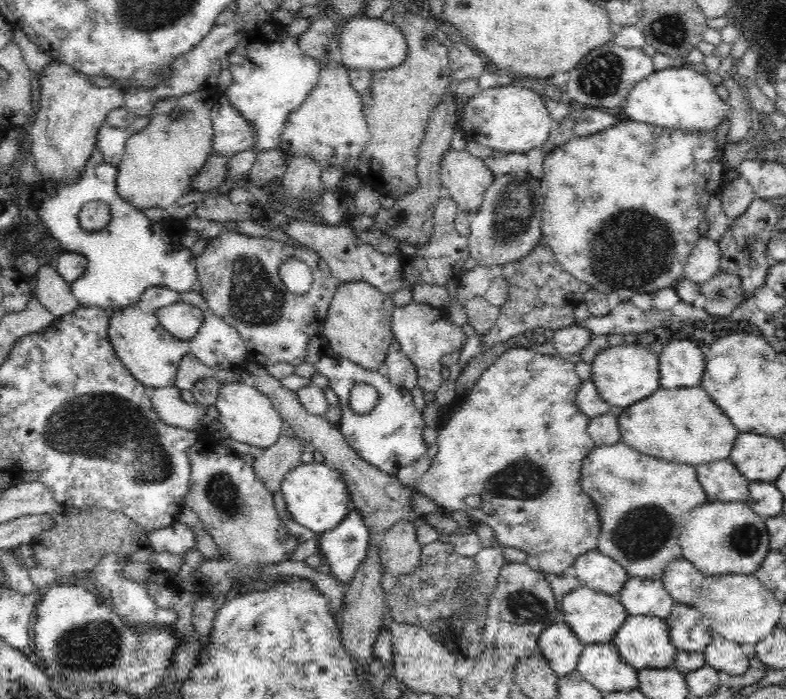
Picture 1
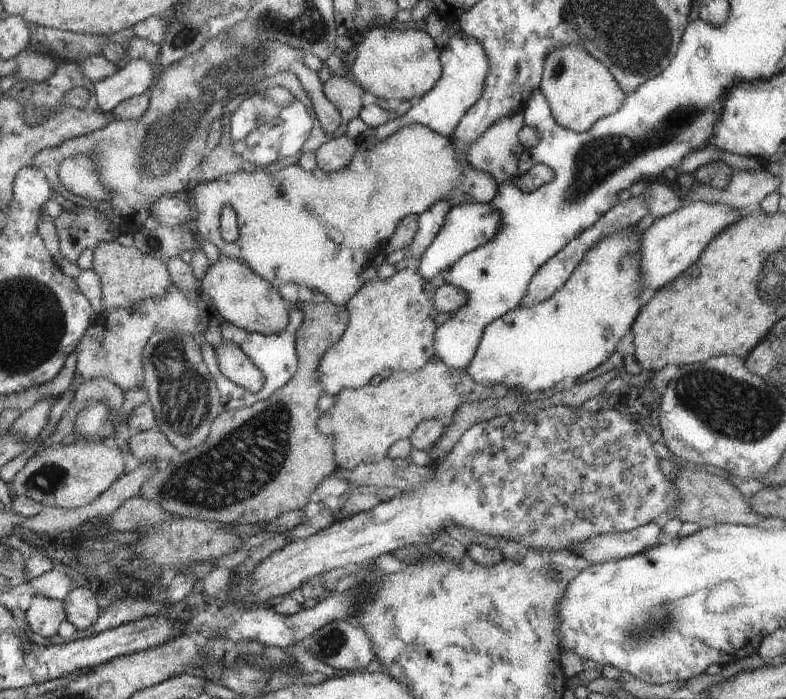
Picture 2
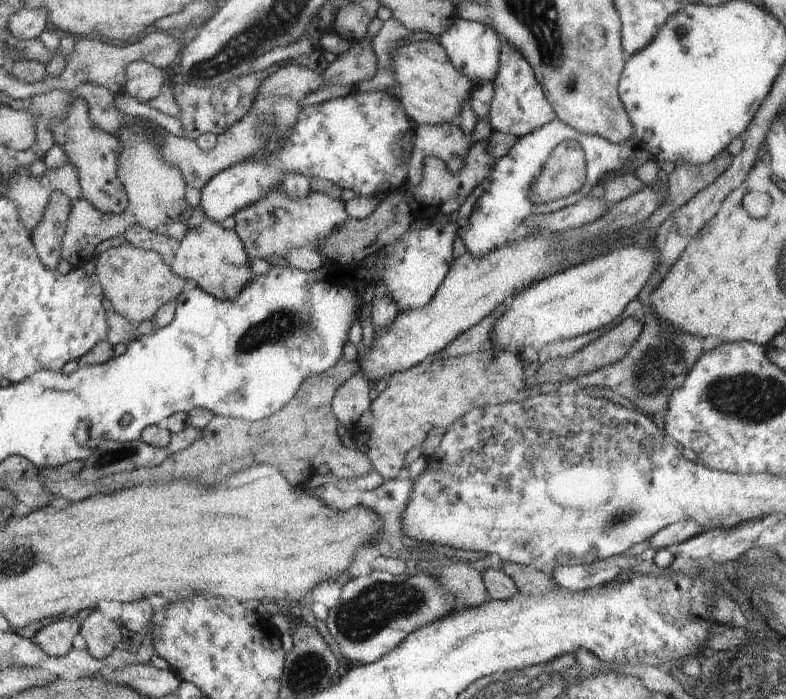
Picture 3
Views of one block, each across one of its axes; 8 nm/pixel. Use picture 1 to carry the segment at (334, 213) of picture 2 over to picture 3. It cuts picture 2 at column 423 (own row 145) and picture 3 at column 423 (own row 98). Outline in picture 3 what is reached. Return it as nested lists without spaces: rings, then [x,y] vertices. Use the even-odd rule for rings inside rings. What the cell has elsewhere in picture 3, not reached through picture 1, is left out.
[[[491,136],[475,142],[469,152],[465,154],[464,166],[455,173],[451,173],[444,160],[436,157],[426,157],[423,162],[423,177],[421,183],[410,192],[405,193],[414,220],[433,220],[441,214],[453,216],[457,214],[459,206],[466,200],[472,190],[482,184],[492,172],[497,163],[495,158],[489,153],[489,141]]]

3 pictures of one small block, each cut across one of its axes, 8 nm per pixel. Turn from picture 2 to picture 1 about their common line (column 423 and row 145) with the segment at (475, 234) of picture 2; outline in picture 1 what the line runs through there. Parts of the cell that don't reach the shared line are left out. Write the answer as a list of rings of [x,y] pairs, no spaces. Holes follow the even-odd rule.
[[[262,25],[246,32],[228,58],[233,81],[226,90],[226,96],[235,111],[255,127],[256,142],[252,149],[256,154],[277,148],[290,113],[308,98],[320,78],[321,66],[315,63],[314,57],[303,55],[298,36],[288,36],[279,30],[282,26],[279,27],[275,29],[274,26],[269,31]]]

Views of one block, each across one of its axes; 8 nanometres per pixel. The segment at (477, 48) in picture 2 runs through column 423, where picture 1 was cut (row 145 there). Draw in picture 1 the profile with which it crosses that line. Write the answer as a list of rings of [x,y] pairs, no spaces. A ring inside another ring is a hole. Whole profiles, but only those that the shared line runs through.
[[[151,116],[138,117],[135,122],[126,129],[110,127],[105,122],[100,128],[96,140],[96,148],[102,152],[104,162],[118,166],[122,160],[128,137],[144,130],[150,122]]]

